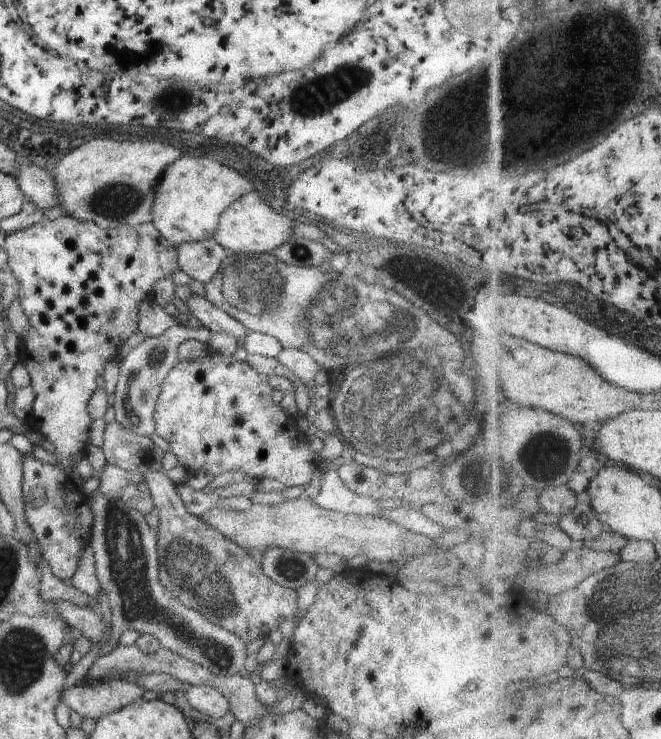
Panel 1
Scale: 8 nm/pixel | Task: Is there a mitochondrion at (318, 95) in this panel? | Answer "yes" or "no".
yes

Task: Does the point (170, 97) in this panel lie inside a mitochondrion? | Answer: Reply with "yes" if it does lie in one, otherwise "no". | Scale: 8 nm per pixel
yes

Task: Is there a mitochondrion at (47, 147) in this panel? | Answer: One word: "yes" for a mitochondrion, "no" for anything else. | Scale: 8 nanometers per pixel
no

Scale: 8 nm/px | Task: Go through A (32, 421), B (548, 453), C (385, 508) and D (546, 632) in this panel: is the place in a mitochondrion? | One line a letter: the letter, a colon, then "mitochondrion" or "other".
A: other
B: mitochondrion
C: other
D: other

